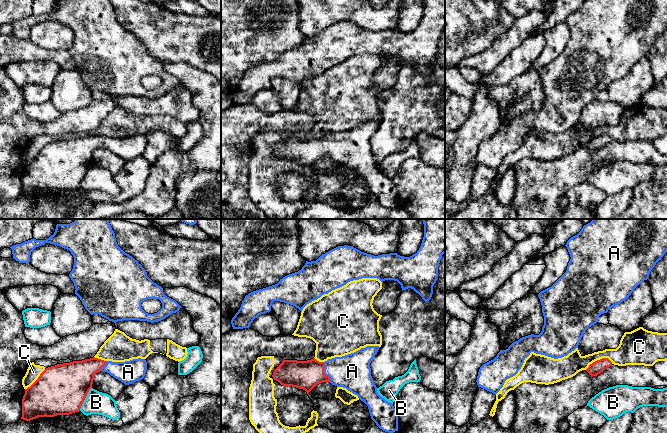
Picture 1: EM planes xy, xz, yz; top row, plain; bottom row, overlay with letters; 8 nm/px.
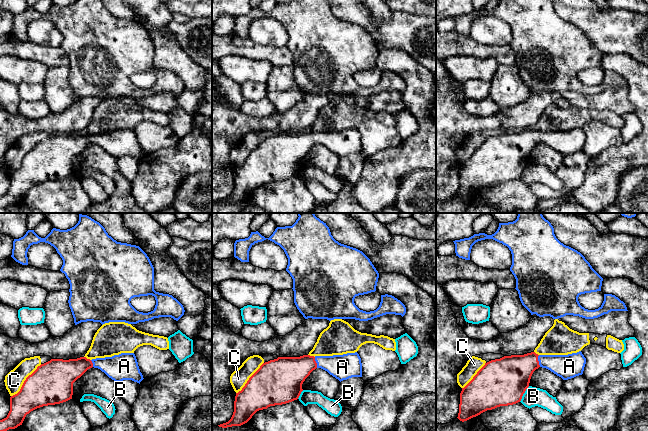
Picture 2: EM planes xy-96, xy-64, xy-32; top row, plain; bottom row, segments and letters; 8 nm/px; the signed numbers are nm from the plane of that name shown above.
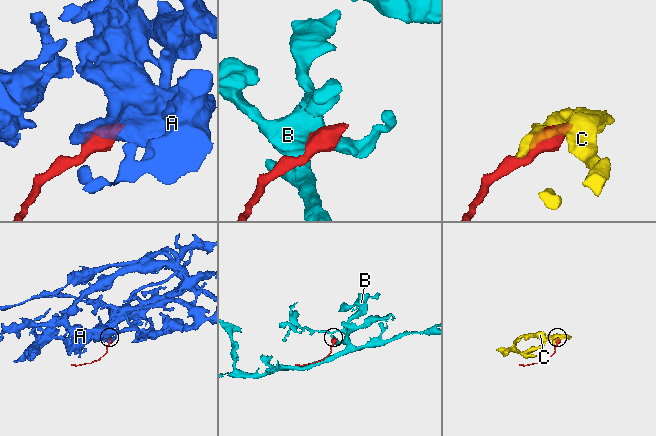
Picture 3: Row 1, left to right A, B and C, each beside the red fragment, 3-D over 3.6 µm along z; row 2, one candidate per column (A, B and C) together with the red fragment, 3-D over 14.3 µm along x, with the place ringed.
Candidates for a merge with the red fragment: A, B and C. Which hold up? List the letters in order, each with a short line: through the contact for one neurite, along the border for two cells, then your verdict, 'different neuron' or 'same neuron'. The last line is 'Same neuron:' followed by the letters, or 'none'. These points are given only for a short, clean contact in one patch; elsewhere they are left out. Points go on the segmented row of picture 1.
A: line xz (305, 375), (311, 372), (323, 372), (352, 371); same neuron
B: line xy (91, 387), (79, 410); different neuron
C: different neuron
Same neuron: A

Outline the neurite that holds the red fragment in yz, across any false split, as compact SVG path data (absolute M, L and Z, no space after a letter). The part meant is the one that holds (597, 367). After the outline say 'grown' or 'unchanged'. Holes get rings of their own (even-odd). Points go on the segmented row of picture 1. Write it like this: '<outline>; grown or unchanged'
M602 358L590 364L586 371L589 373L589 375L596 376L611 365L612 362L608 358Z; unchanged

